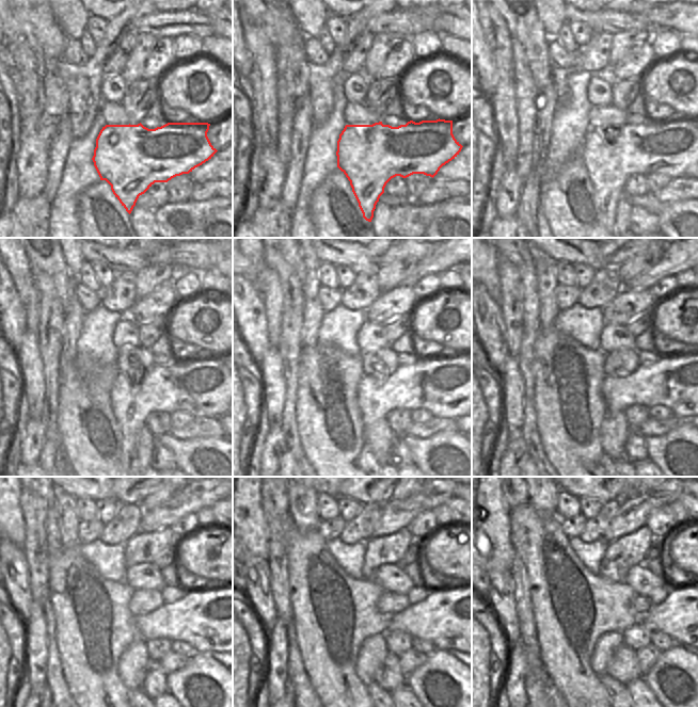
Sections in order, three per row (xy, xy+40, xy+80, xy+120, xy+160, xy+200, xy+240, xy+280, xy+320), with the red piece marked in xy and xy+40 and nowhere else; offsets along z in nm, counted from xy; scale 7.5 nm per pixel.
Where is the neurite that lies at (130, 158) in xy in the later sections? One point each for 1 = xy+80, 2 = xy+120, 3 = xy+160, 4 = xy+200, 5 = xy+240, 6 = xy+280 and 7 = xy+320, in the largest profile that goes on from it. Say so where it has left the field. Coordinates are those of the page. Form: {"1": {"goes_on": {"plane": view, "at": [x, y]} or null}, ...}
{"1": {"goes_on": {"plane": "xy+80", "at": [673, 146]}}, "2": {"goes_on": {"plane": "xy+120", "at": [202, 386]}}, "3": {"goes_on": {"plane": "xy+160", "at": [449, 385]}}, "4": {"goes_on": {"plane": "xy+200", "at": [688, 383]}}, "5": {"goes_on": {"plane": "xy+240", "at": [210, 620]}}, "6": {"goes_on": {"plane": "xy+280", "at": [449, 617]}}, "7": {"goes_on": {"plane": "xy+320", "at": [688, 614]}}}

